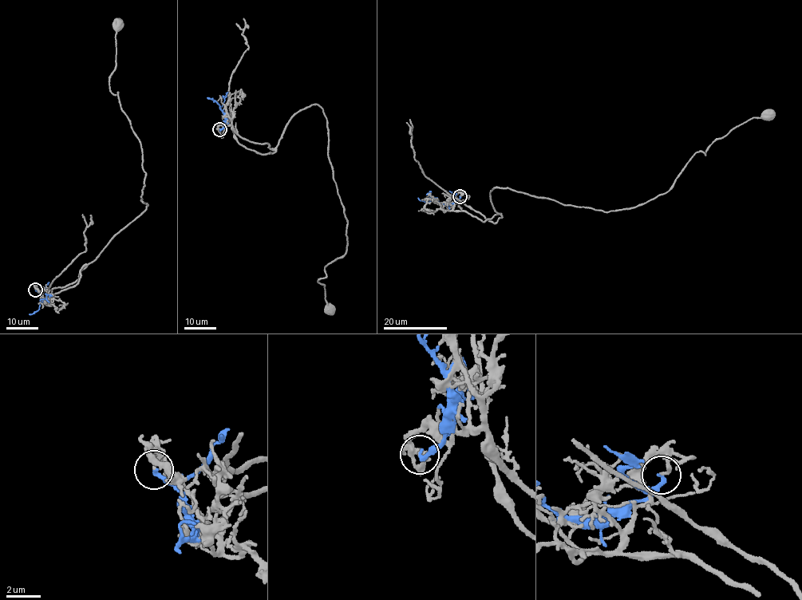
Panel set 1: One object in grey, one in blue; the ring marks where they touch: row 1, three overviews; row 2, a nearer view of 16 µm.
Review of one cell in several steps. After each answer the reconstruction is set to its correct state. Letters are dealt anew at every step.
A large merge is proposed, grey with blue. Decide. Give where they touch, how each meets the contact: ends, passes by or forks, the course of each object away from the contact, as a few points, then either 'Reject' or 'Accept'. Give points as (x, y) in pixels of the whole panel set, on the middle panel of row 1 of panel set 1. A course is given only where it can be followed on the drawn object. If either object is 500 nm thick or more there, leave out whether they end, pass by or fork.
Place: (219, 129). At the ring grey ends. At the ring blue ends. Course of grey: (219, 129), (274, 148), (292, 116), (322, 108), (347, 222), (345, 254), (317, 282), (329, 309). Course of blue: (219, 129), (224, 126), (223, 112), (220, 108), (228, 92). Reject

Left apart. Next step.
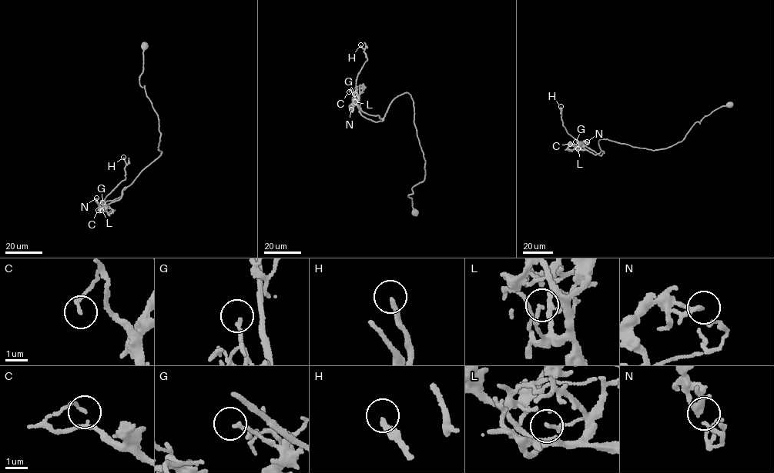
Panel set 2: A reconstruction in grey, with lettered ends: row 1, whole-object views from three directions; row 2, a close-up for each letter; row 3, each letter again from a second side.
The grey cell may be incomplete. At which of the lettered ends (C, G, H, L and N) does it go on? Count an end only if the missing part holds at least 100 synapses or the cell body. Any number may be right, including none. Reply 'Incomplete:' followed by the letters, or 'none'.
Incomplete: H

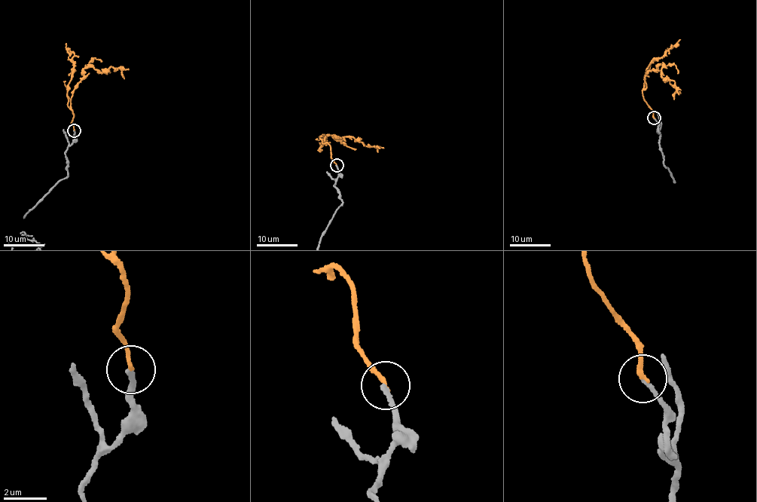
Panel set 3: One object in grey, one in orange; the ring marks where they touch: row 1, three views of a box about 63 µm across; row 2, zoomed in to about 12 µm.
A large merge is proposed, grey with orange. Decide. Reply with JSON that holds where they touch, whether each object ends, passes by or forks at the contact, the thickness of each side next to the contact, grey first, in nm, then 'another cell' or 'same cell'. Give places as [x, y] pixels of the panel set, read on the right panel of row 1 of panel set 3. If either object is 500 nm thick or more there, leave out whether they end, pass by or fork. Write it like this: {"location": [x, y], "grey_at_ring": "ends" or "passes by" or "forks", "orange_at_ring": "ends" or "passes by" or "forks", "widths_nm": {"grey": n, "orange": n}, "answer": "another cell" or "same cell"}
{"location": [654, 117], "grey_at_ring": "ends", "orange_at_ring": "ends", "widths_nm": {"grey": 200, "orange": 190}, "answer": "same cell"}

